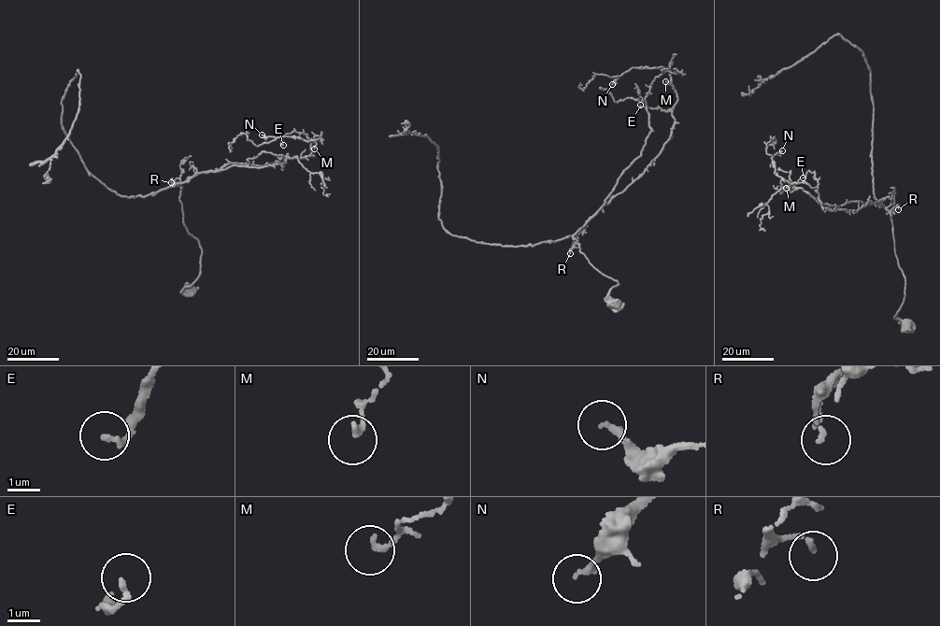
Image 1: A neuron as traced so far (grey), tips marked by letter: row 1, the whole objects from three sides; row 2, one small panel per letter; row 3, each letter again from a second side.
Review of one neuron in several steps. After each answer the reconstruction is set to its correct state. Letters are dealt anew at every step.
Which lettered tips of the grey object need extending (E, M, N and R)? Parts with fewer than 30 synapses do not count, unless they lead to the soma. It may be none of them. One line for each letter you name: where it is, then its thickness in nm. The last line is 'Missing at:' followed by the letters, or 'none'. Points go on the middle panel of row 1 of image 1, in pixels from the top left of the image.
Missing at: none

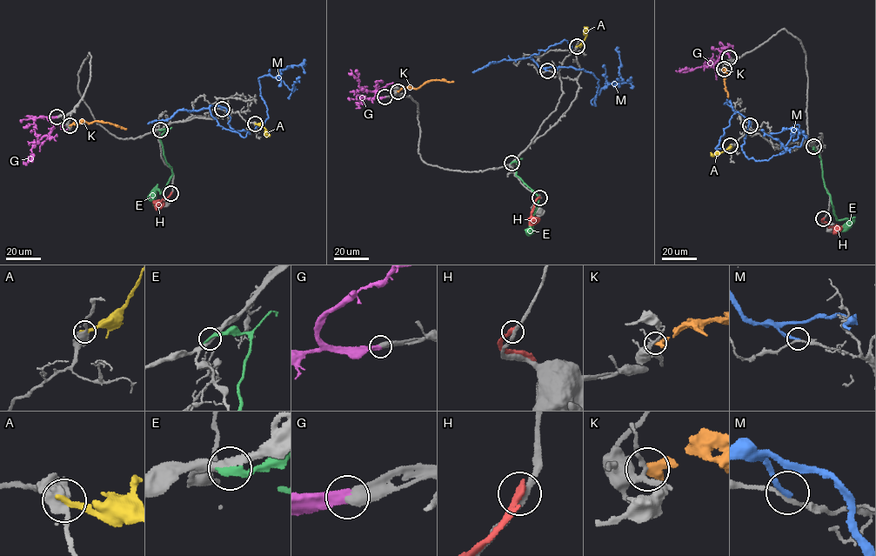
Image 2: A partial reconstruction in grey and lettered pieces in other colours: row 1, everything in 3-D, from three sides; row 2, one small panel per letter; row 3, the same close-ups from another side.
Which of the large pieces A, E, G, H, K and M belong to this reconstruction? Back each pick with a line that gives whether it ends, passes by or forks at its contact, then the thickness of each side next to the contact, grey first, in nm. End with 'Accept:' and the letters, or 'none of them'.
G: it ends | 600/480 nm
Accept: G

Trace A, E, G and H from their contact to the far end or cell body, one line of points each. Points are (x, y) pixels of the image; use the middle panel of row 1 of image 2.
A: (577, 46), (586, 36), (584, 27)
E: (511, 163), (518, 162), (517, 176), (539, 198), (533, 215), (532, 231), (531, 227)
G: (384, 97), (375, 96), (379, 89), (370, 91), (361, 88), (359, 79), (350, 70)
H: (539, 197), (532, 207), (529, 225)

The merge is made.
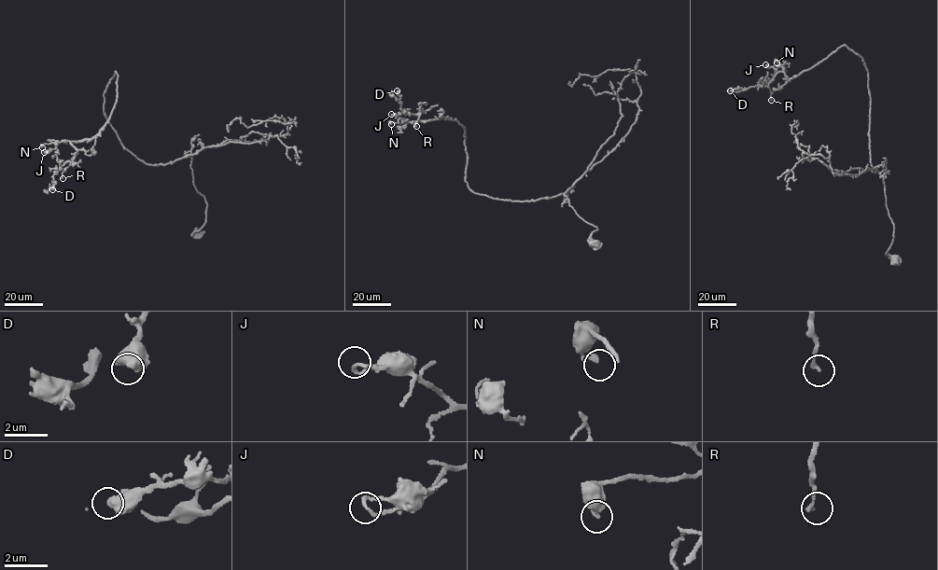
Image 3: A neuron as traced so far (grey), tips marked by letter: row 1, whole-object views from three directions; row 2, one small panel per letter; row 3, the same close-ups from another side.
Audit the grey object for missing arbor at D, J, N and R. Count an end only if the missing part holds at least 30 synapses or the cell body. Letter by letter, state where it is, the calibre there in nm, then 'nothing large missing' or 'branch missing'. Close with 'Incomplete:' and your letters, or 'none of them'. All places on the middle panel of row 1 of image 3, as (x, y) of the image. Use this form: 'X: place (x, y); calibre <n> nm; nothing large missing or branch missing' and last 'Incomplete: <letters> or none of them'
D: place (397, 90); calibre 650 nm; nothing large missing
J: place (391, 114); calibre 130 nm; nothing large missing
N: place (391, 124); calibre 200 nm; nothing large missing
R: place (416, 126); calibre 170 nm; nothing large missing
Incomplete: none of them

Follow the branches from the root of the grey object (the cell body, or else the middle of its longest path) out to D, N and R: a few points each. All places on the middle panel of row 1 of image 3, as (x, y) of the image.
D: (594, 243), (595, 226), (563, 194), (522, 201), (472, 191), (464, 127), (420, 120), (397, 90)
N: (594, 243), (595, 226), (563, 194), (522, 201), (472, 191), (465, 179), (465, 128), (458, 122), (391, 124)
R: (594, 243), (595, 226), (563, 194), (522, 201), (472, 191), (458, 122), (420, 120), (420, 112), (416, 126)

